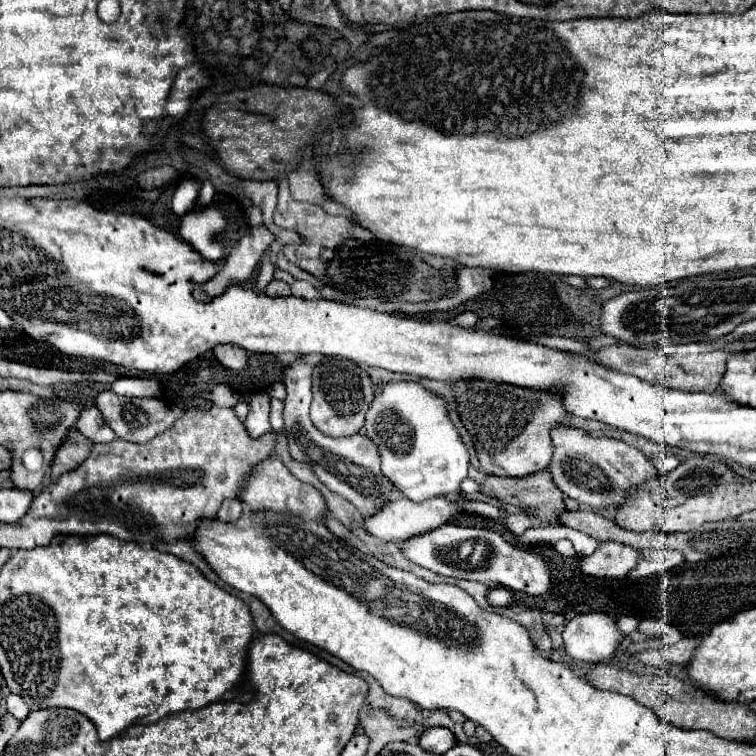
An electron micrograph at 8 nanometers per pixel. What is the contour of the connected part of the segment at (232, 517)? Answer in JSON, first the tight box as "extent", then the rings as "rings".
{"extent":[217,501,243,523],"rings":[[[227,501],[219,509],[219,515],[217,517],[223,519],[225,523],[235,523],[241,517],[241,509],[243,509],[243,503],[241,501]]]}

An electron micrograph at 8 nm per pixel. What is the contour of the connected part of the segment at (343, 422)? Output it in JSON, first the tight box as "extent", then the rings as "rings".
{"extent":[311,357,375,435],"rings":[[[323,357],[313,369],[313,405],[311,421],[325,435],[353,435],[365,423],[365,413],[375,399],[375,383],[355,361],[339,357]]]}

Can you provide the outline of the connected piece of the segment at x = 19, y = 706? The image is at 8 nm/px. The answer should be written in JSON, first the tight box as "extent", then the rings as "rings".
{"extent":[7,695,31,721],"rings":[[[9,695],[9,697],[7,697],[7,711],[9,711],[15,719],[19,719],[19,721],[27,719],[27,715],[31,713],[31,709],[27,707],[27,703],[25,703],[19,695]]]}

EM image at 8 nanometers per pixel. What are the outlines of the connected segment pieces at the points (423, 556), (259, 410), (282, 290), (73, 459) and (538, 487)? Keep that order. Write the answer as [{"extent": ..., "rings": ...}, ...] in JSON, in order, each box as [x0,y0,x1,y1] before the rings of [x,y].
[{"extent":[401,523,553,596],"rings":[[[449,523],[427,535],[419,535],[419,539],[409,539],[407,543],[401,545],[401,549],[411,561],[443,577],[469,579],[469,581],[485,583],[491,589],[505,587],[505,589],[523,591],[535,596],[545,595],[551,589],[553,575],[549,563],[535,553],[511,545],[507,539],[503,539],[503,535],[491,529],[461,527]]]},{"extent":[245,393,271,439],"rings":[[[267,393],[253,395],[249,407],[251,407],[251,411],[245,419],[245,427],[251,433],[251,437],[257,439],[263,433],[271,431],[271,425],[269,425],[269,395]]]},{"extent":[265,279,291,297],"rings":[[[273,279],[273,281],[267,285],[265,293],[271,295],[271,297],[287,297],[287,295],[291,295],[291,289],[289,289],[287,283],[283,283],[283,281],[279,281],[279,279]]]},{"extent":[51,429,93,481],"rings":[[[71,429],[63,441],[63,445],[57,449],[51,469],[51,479],[55,481],[61,473],[75,469],[91,451],[93,443],[87,441],[77,429]]]},{"extent":[481,469,565,523],"rings":[[[543,469],[537,475],[527,475],[527,477],[495,477],[495,475],[491,475],[485,479],[485,483],[481,483],[481,493],[495,497],[503,505],[511,505],[511,507],[519,509],[521,513],[533,515],[545,523],[559,523],[559,515],[565,511],[563,493],[555,485],[549,469]]]}]

